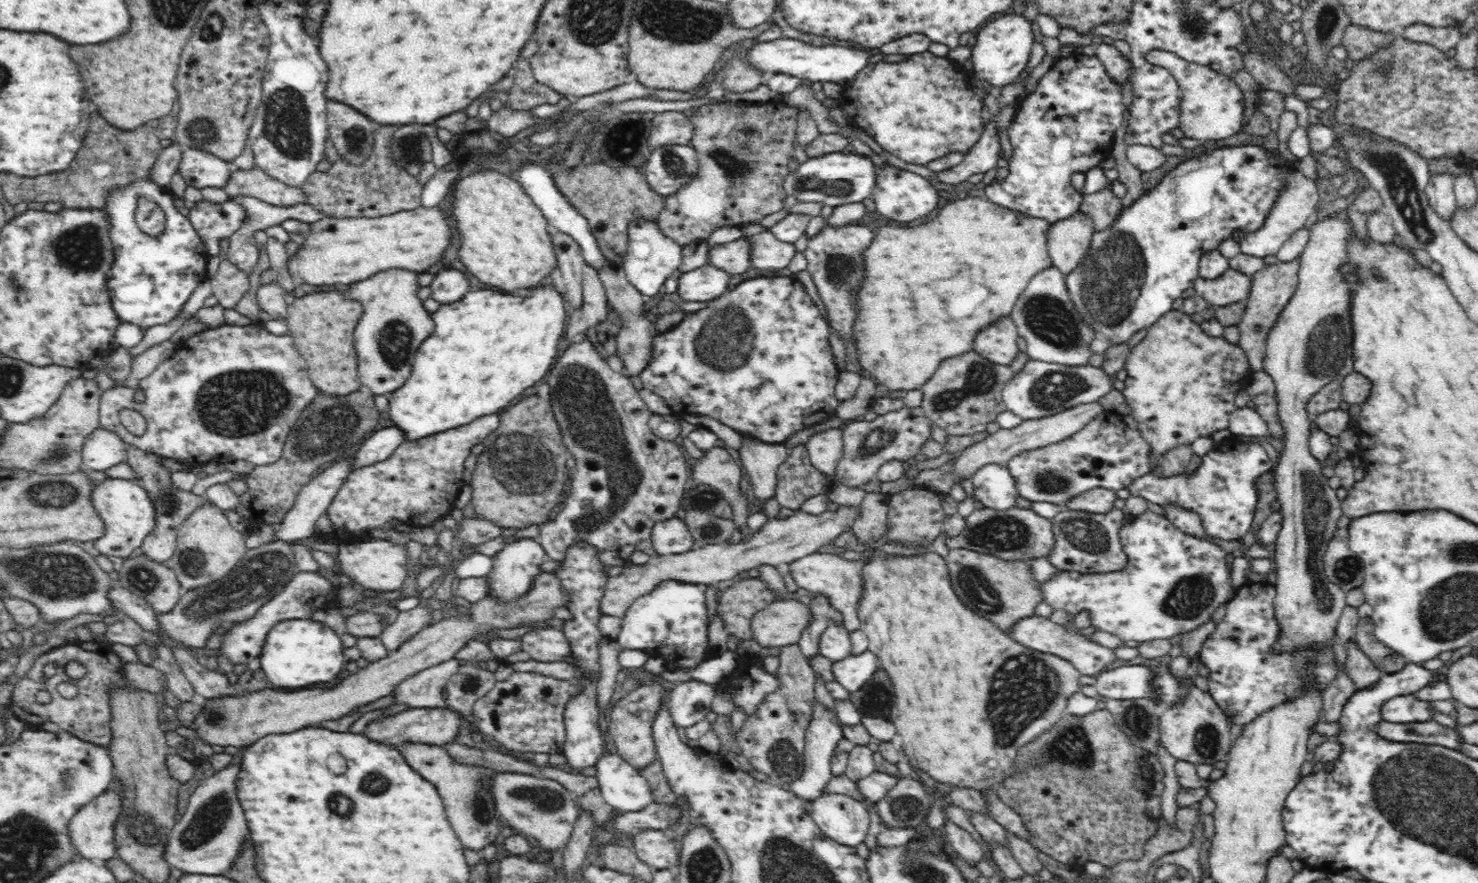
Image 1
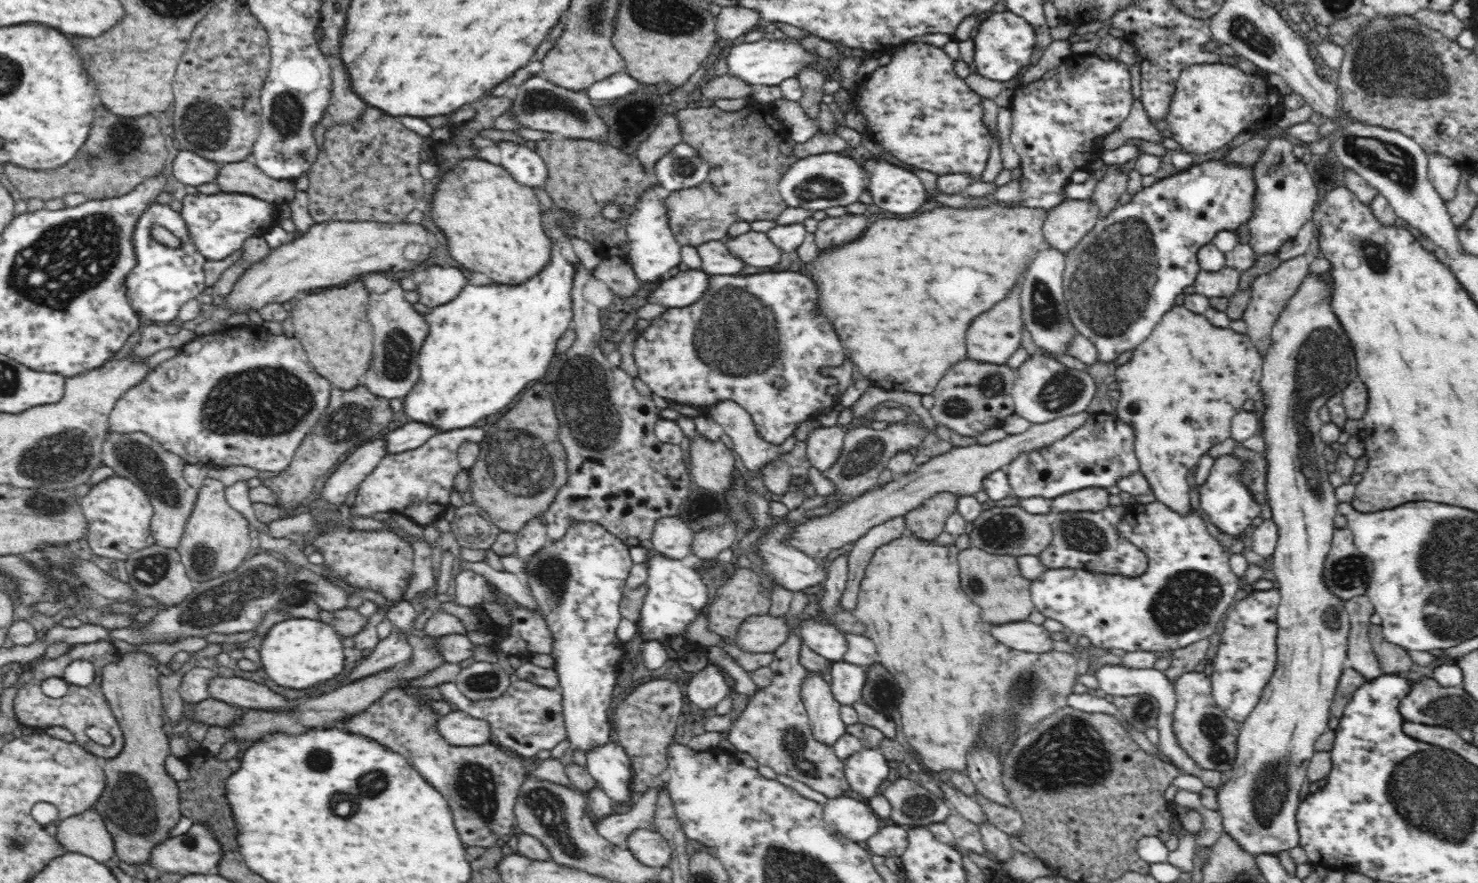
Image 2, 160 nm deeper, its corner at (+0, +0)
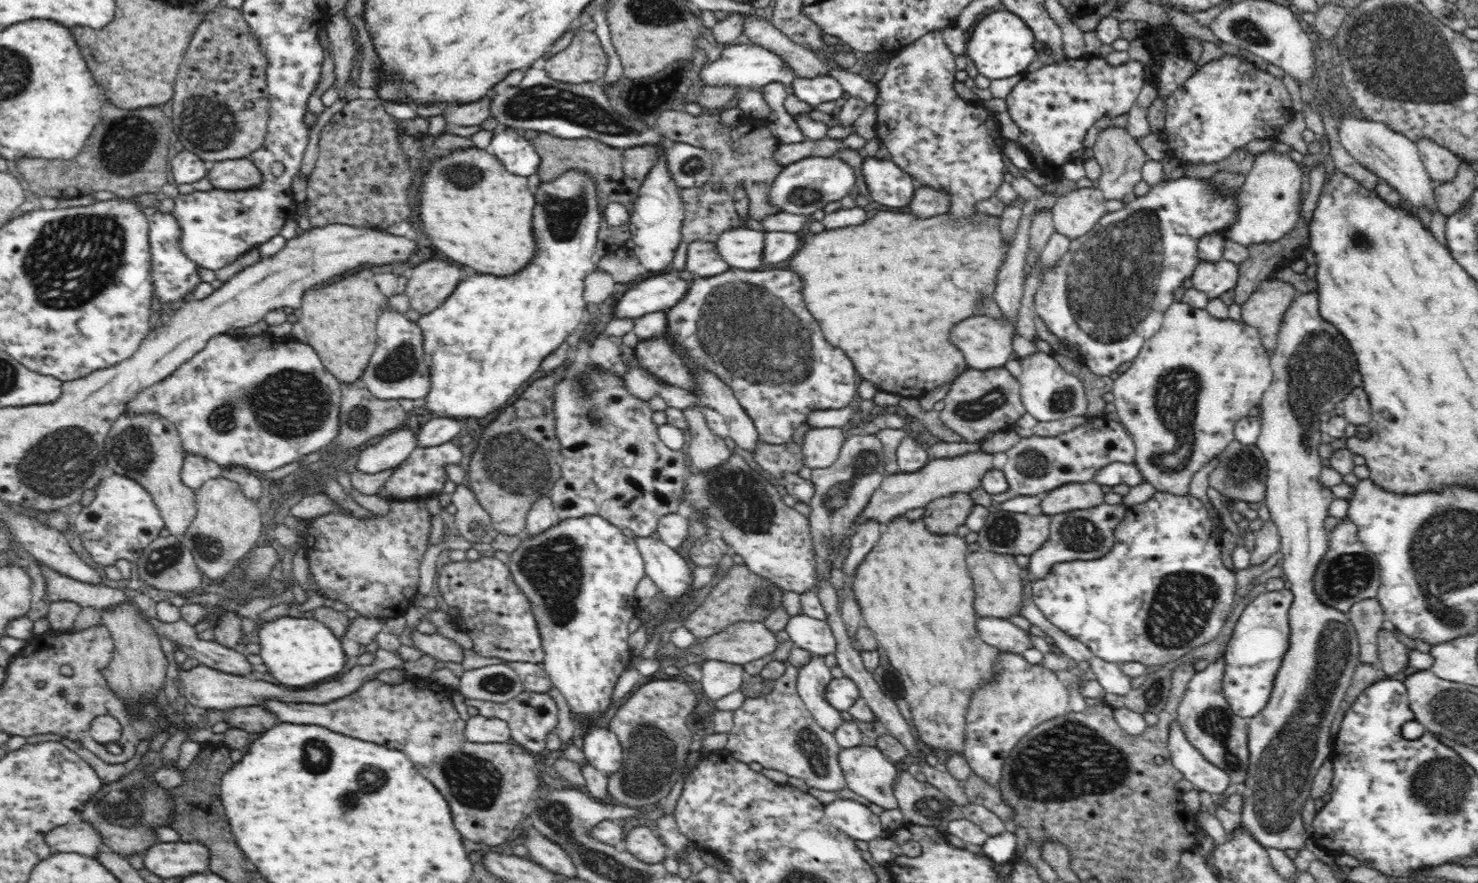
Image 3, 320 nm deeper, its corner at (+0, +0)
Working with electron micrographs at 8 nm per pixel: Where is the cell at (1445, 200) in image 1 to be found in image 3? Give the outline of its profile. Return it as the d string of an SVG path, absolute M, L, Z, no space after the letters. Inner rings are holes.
M1427 138L1415 142L1431 179L1436 184L1452 181L1457 175L1462 158Z

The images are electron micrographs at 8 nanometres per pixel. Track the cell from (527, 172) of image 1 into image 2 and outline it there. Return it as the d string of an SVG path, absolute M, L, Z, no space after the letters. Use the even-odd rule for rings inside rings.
M498 141L497 146L501 152L502 165L515 179L516 182L534 189L546 188L545 180L549 172L544 159L535 151L511 141Z

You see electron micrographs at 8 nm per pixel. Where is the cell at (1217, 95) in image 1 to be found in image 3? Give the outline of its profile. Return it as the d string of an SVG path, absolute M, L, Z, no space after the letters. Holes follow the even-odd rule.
M1224 54L1218 60L1204 64L1170 94L1166 100L1164 130L1159 135L1166 143L1169 153L1176 158L1187 160L1191 164L1214 164L1230 156L1234 150L1245 147L1251 140L1278 137L1281 129L1292 118L1292 96L1283 80L1255 67L1246 59Z

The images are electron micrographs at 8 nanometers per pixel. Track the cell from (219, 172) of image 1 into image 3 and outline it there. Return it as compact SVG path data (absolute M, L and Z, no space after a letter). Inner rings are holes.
M184 148L174 158L172 157L172 174L178 185L193 184L207 176L214 166L214 161L202 160L192 151Z

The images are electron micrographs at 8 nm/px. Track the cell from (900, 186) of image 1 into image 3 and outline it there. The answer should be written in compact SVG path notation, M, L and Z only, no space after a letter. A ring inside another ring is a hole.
M866 157L863 159L862 172L874 202L890 208L902 208L910 204L914 194L912 176L892 159Z

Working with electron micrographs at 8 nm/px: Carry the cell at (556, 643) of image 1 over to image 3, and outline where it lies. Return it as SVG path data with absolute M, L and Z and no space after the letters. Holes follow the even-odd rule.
M475 556L472 560L462 562L450 562L440 570L438 586L446 606L454 616L454 626L468 634L473 642L471 650L486 656L486 658L502 658L513 662L531 662L542 665L545 652L542 648L542 637L537 625L537 620L530 607L526 595L513 580L513 576L507 564L500 562L498 558L482 558Z

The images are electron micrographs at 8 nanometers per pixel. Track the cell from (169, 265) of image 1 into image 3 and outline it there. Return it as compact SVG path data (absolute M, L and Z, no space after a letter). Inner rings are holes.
M157 211L148 217L147 240L150 243L151 254L151 286L156 286L156 298L162 302L176 302L182 300L201 284L201 275L197 263L188 258L179 246L181 225L173 213L160 213Z

